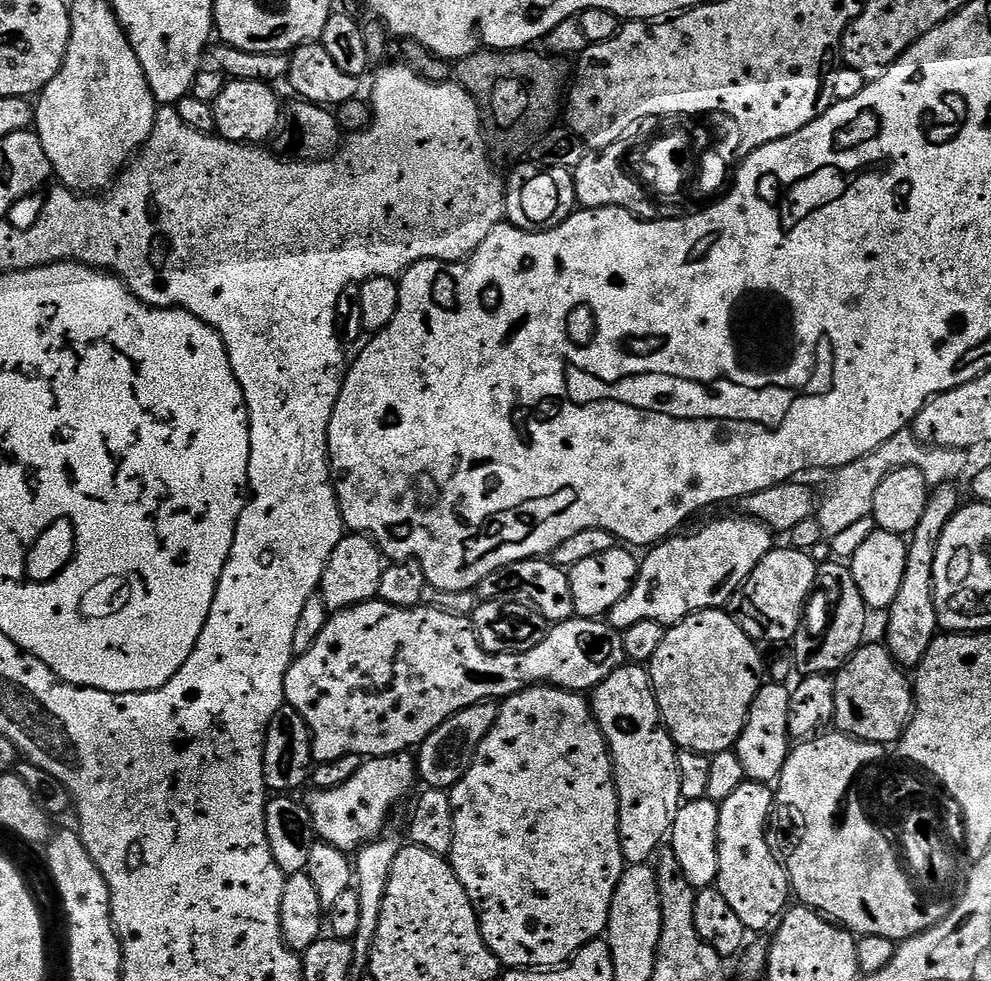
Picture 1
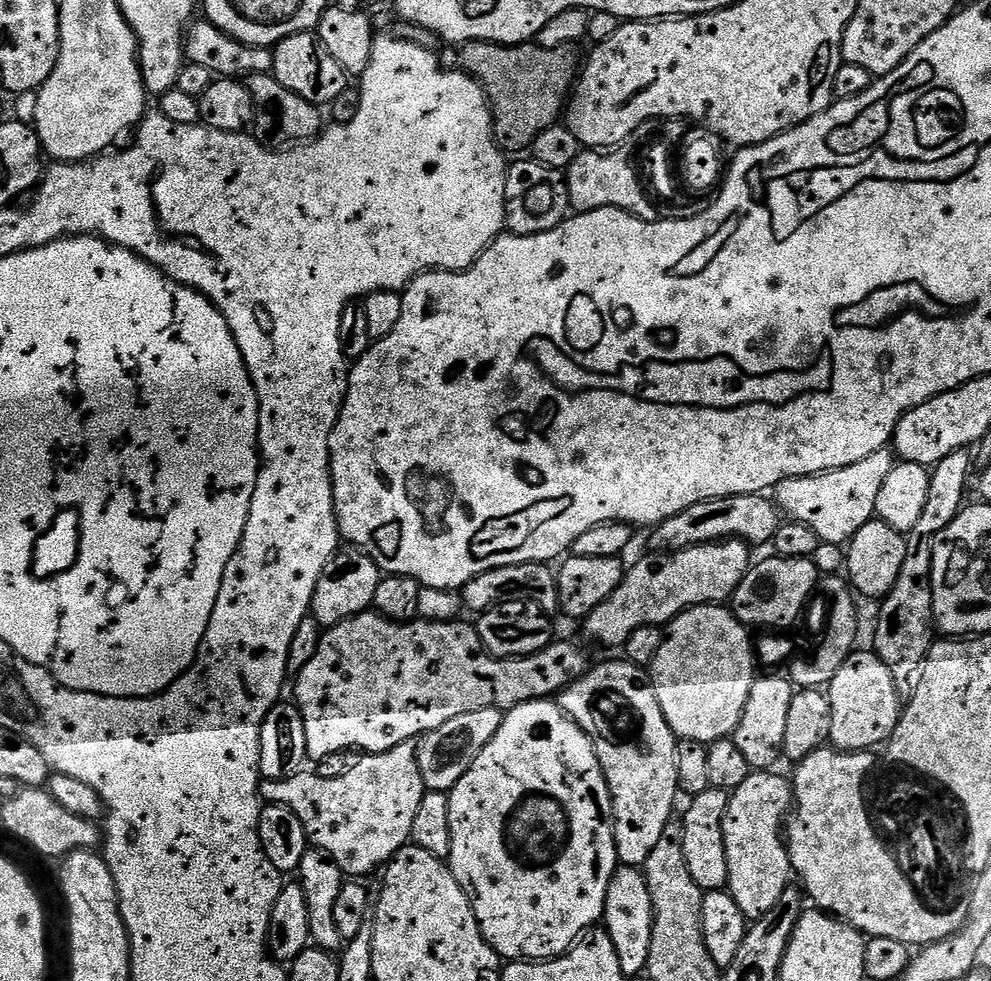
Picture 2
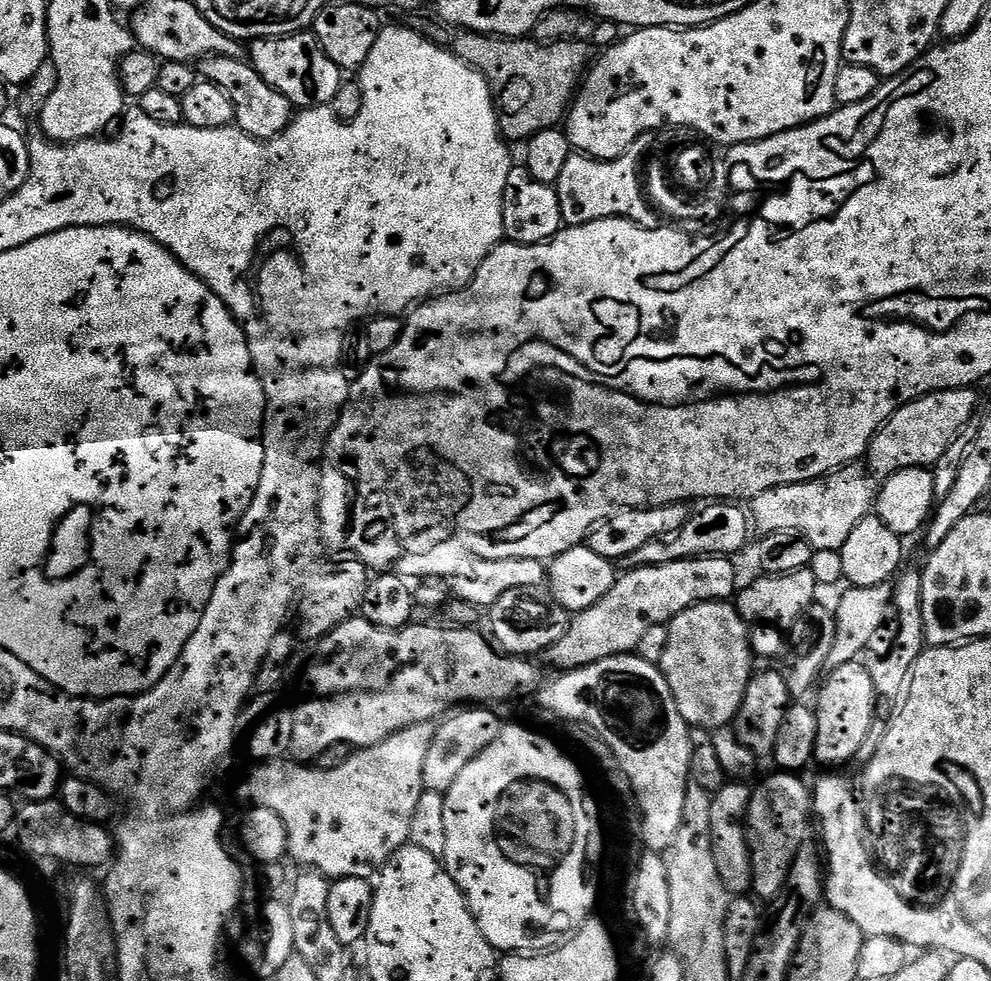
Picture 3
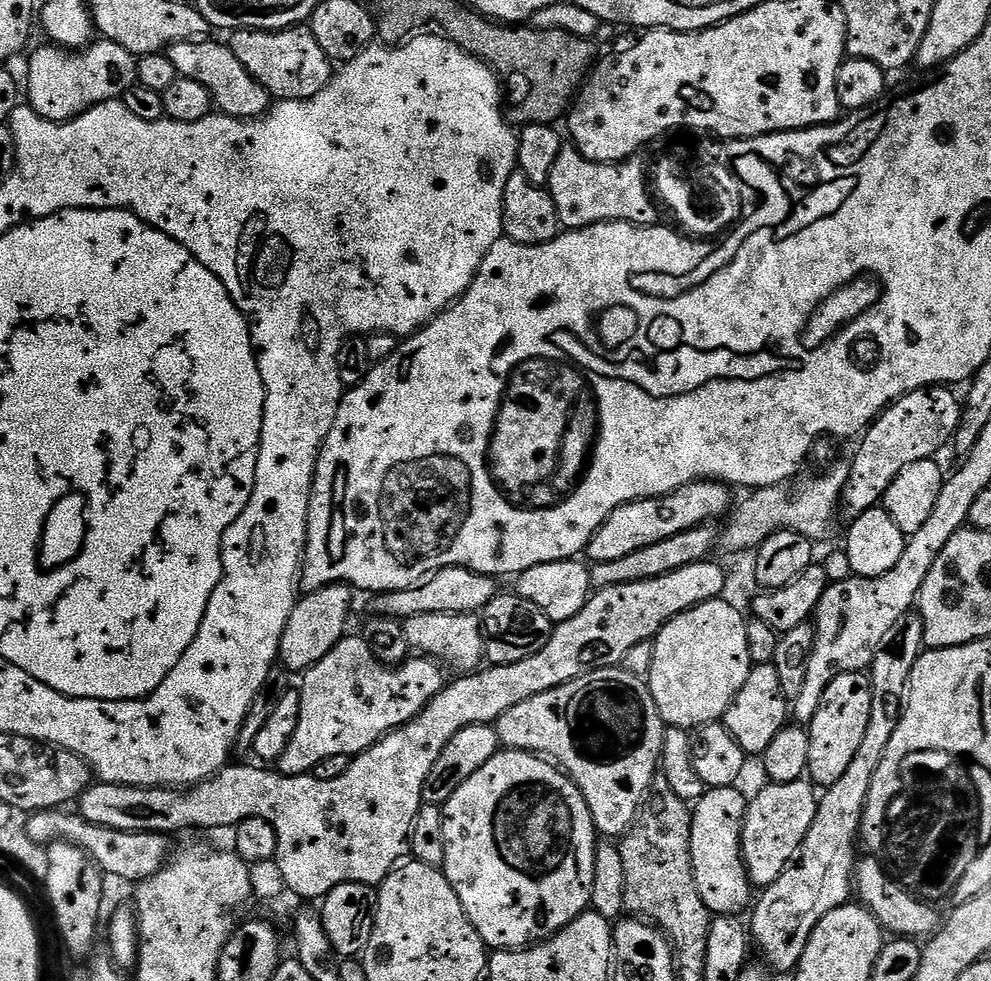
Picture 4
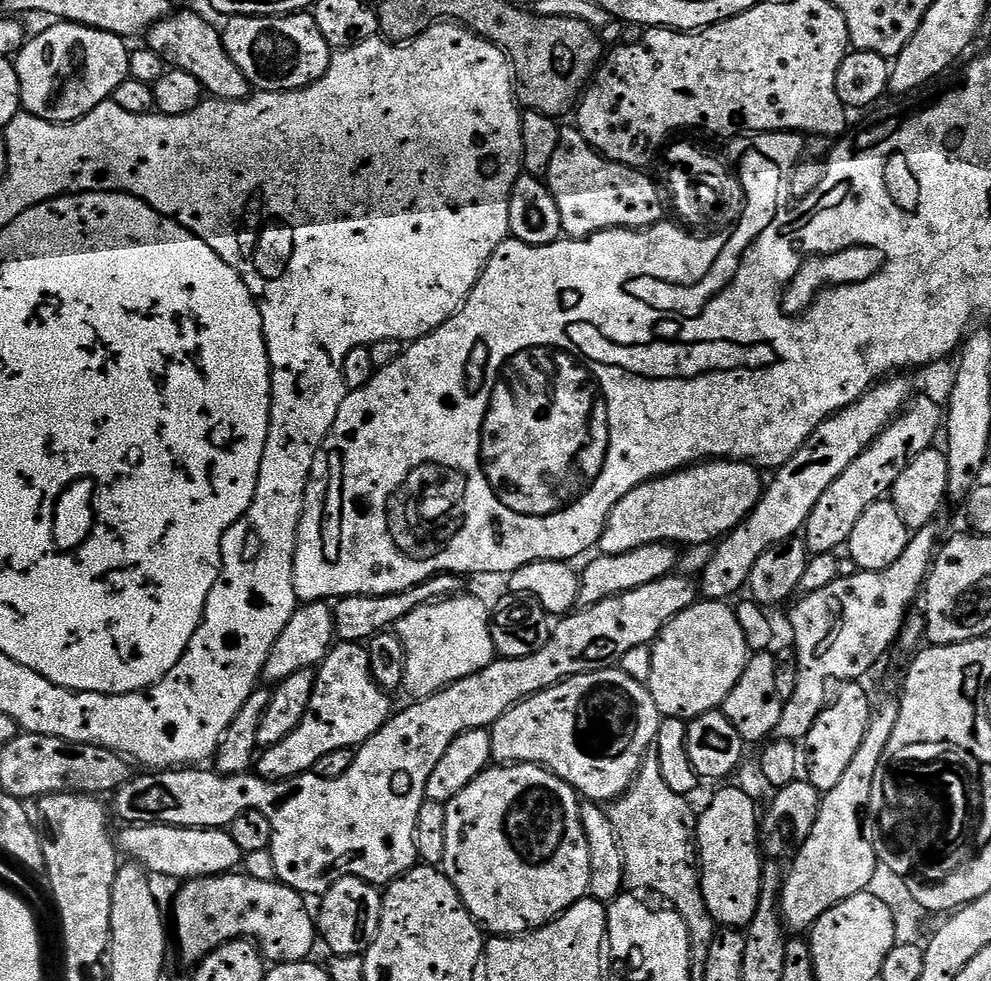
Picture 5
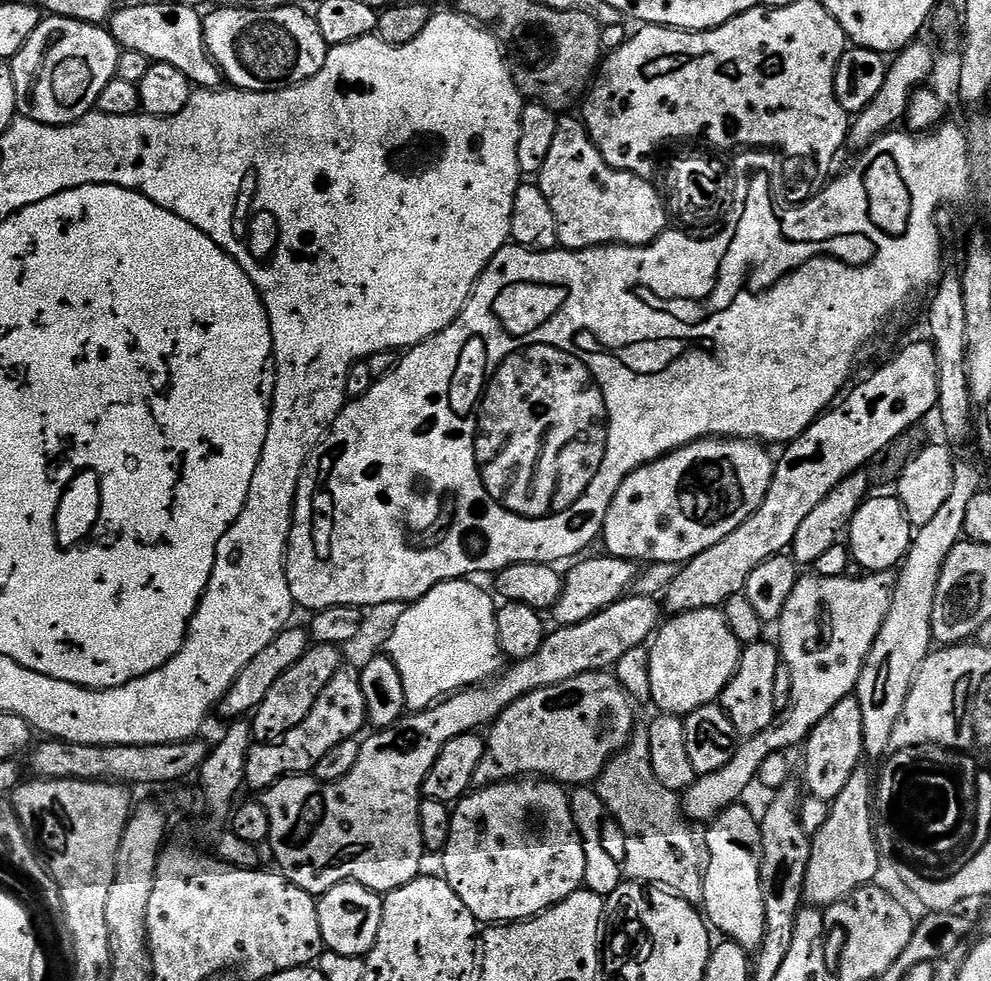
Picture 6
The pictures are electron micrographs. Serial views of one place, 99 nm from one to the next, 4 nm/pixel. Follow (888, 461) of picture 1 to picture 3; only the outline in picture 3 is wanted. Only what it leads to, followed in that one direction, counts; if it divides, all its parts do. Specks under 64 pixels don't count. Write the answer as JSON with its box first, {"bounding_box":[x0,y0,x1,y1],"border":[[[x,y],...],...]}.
{"bounding_box":[750,463,877,551],"border":[[[863,463],[845,464],[835,472],[827,472],[813,480],[779,484],[759,492],[750,500],[750,520],[760,534],[798,530],[804,536],[812,537],[812,545],[817,551],[840,549],[846,538],[850,538],[854,526],[873,511],[877,495],[877,481]]]}

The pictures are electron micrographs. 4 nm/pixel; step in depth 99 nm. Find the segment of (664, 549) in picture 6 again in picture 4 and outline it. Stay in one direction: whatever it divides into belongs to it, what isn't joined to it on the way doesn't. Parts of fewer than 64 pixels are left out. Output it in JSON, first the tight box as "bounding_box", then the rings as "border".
{"bounding_box":[586,480,733,564],"border":[[[698,480],[668,496],[635,500],[618,506],[592,536],[586,549],[587,559],[592,564],[614,562],[618,558],[626,558],[626,554],[634,554],[634,550],[654,546],[654,542],[662,542],[662,538],[674,538],[674,534],[682,534],[699,524],[719,521],[719,516],[727,517],[733,507],[732,492],[733,489],[723,482]]]}

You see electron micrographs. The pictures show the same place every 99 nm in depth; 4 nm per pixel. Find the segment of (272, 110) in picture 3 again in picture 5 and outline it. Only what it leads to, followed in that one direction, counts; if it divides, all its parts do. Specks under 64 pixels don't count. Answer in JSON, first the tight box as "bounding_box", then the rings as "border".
{"bounding_box":[146,11,250,100],"border":[[[173,11],[146,33],[146,44],[173,68],[181,68],[186,74],[194,74],[209,97],[218,100],[245,100],[250,95],[250,85],[234,66],[230,54],[224,49],[224,37],[219,27],[203,20],[196,12]]]}

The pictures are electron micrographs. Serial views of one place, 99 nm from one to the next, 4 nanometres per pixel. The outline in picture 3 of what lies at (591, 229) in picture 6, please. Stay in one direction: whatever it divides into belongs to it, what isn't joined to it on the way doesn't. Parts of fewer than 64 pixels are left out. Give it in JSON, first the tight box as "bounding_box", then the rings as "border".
{"bounding_box":[554,139,657,228],"border":[[[639,139],[630,145],[627,152],[613,160],[595,160],[592,156],[583,154],[566,158],[566,166],[562,174],[558,174],[554,185],[564,224],[585,224],[614,216],[635,220],[644,228],[657,227],[656,212],[648,205],[649,197],[642,183],[642,157],[645,152],[645,141]]]}

